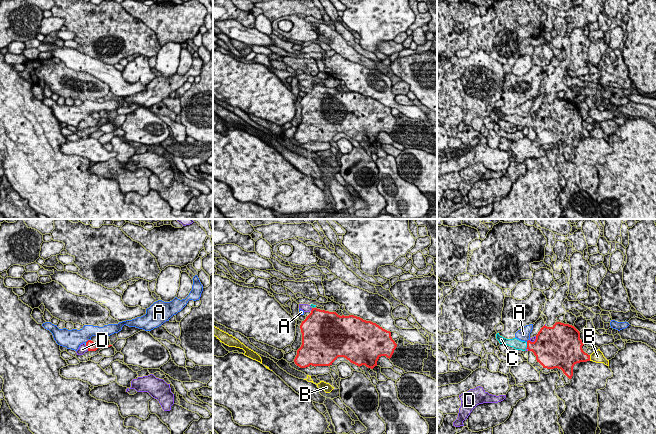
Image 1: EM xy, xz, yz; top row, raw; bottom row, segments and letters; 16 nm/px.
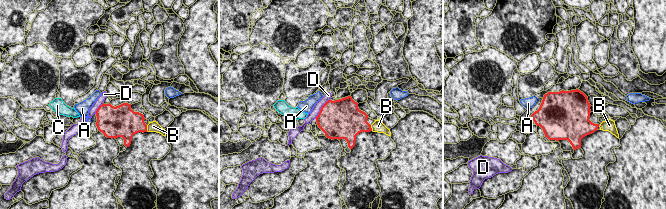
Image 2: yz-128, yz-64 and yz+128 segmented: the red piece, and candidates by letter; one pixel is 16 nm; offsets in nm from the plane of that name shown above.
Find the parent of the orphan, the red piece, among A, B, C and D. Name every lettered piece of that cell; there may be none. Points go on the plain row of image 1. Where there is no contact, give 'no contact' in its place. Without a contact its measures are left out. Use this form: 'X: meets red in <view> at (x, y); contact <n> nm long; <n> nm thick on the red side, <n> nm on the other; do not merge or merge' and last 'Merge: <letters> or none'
A: meets red in xy at (88, 116); contact 110 nm long; 160 nm thick on the red side, 300 nm on the other; do not merge
B: meets red in yz at (589, 134); contact 100 nm long; 300 nm thick on the red side, 190 nm on the other; do not merge
C: meets red in yz at (527, 121); contact 120 nm long; 340 nm thick on the red side, 170 nm on the other; merge
D: meets red in xy at (87, 124); contact 110 nm long; 160 nm thick on the red side, 130 nm on the other; do not merge
Merge: C

